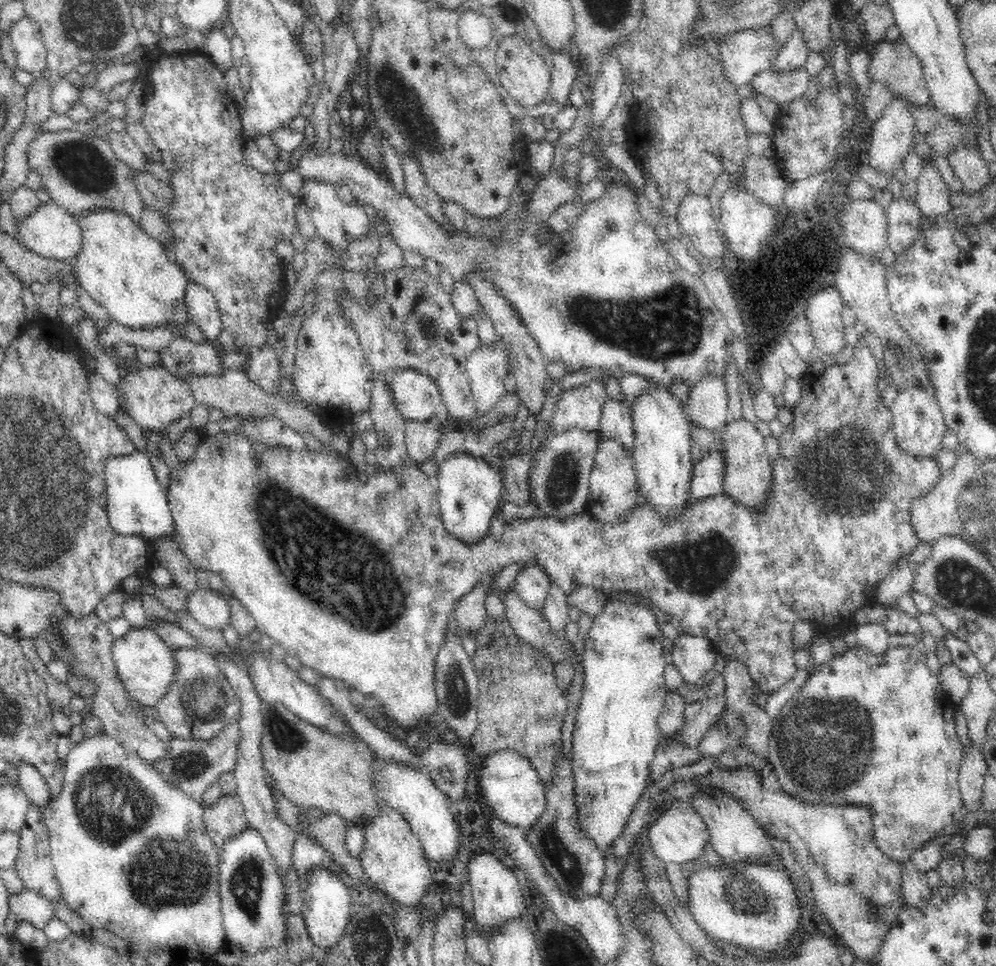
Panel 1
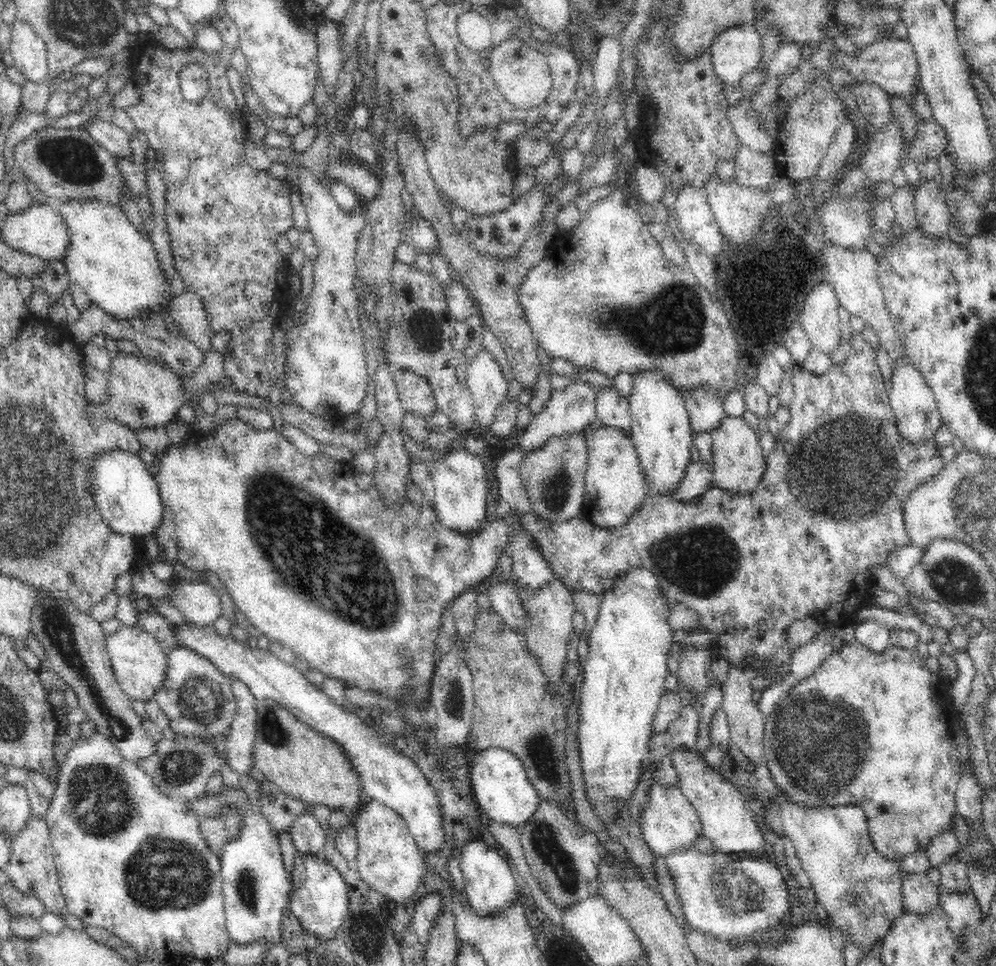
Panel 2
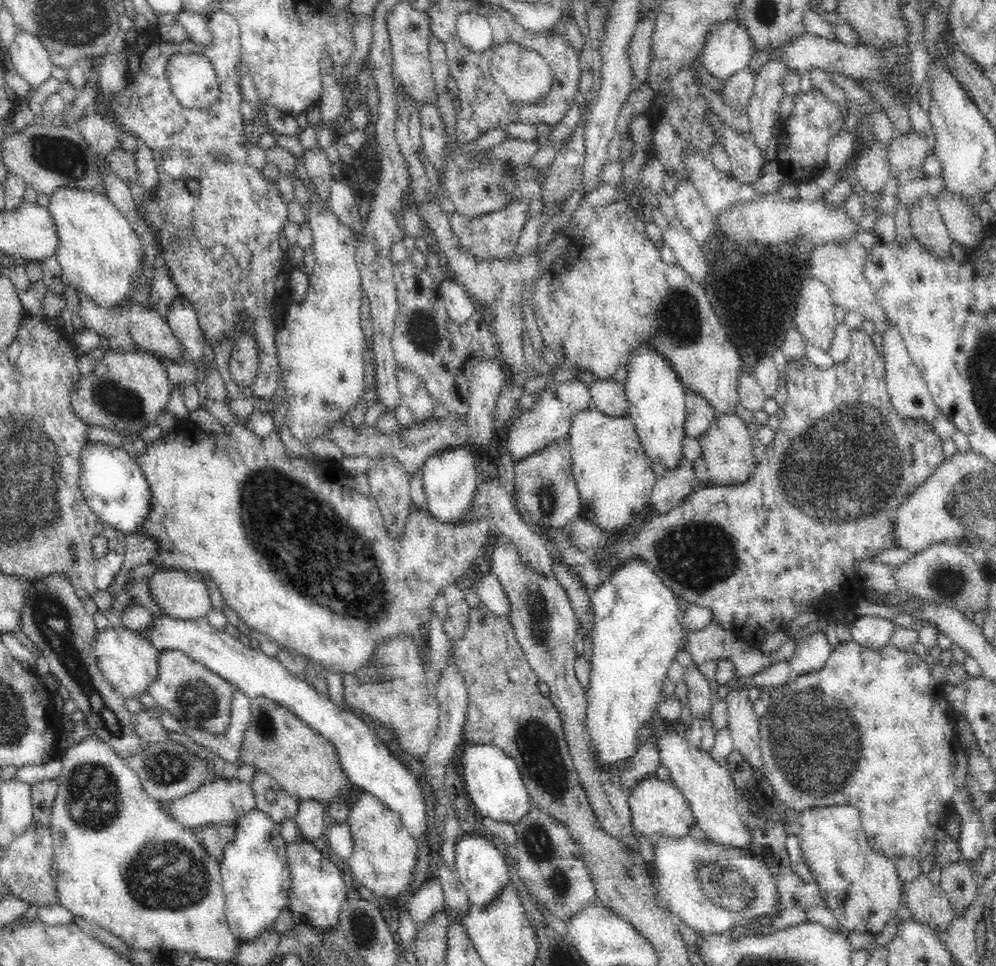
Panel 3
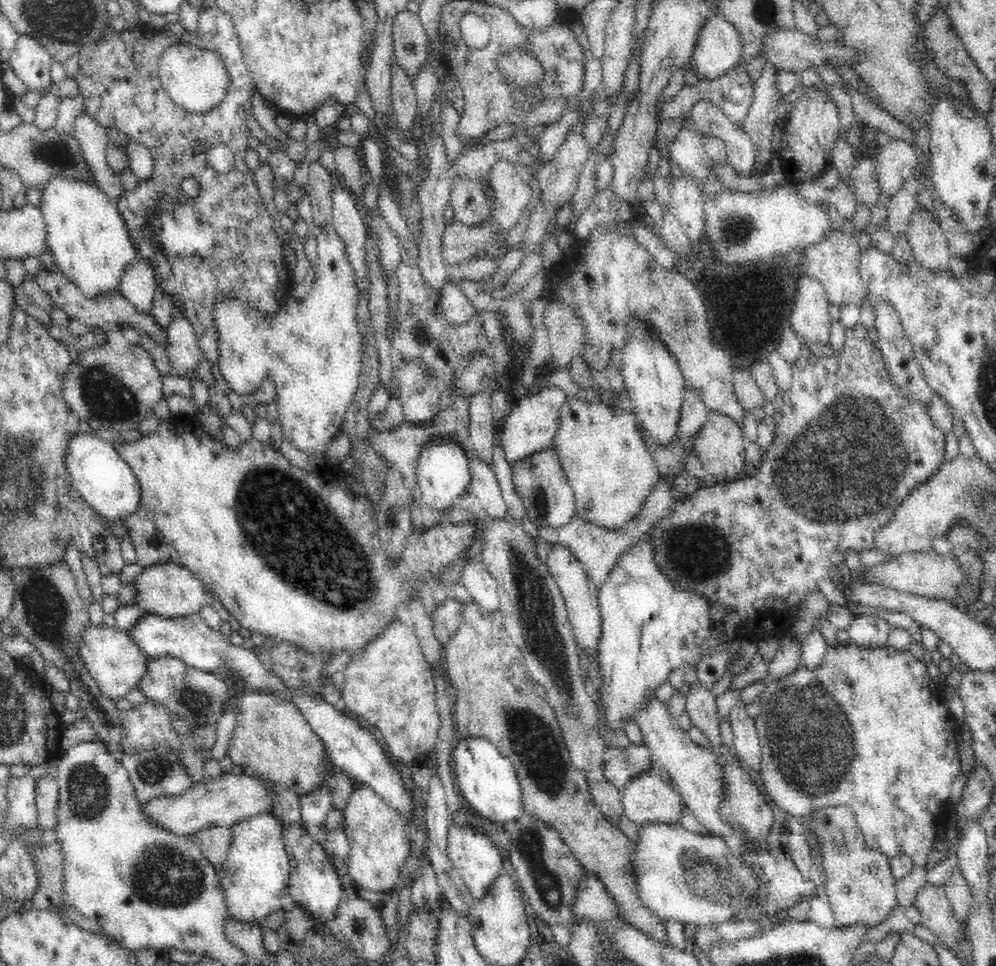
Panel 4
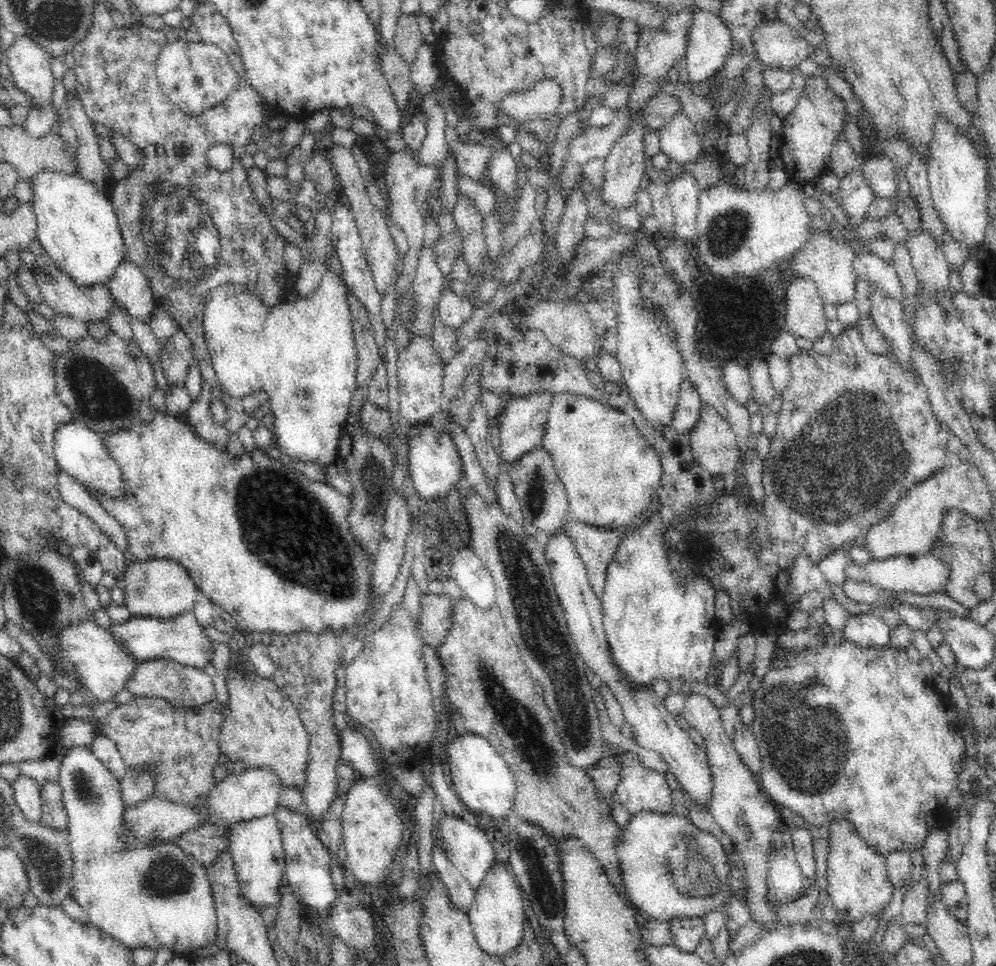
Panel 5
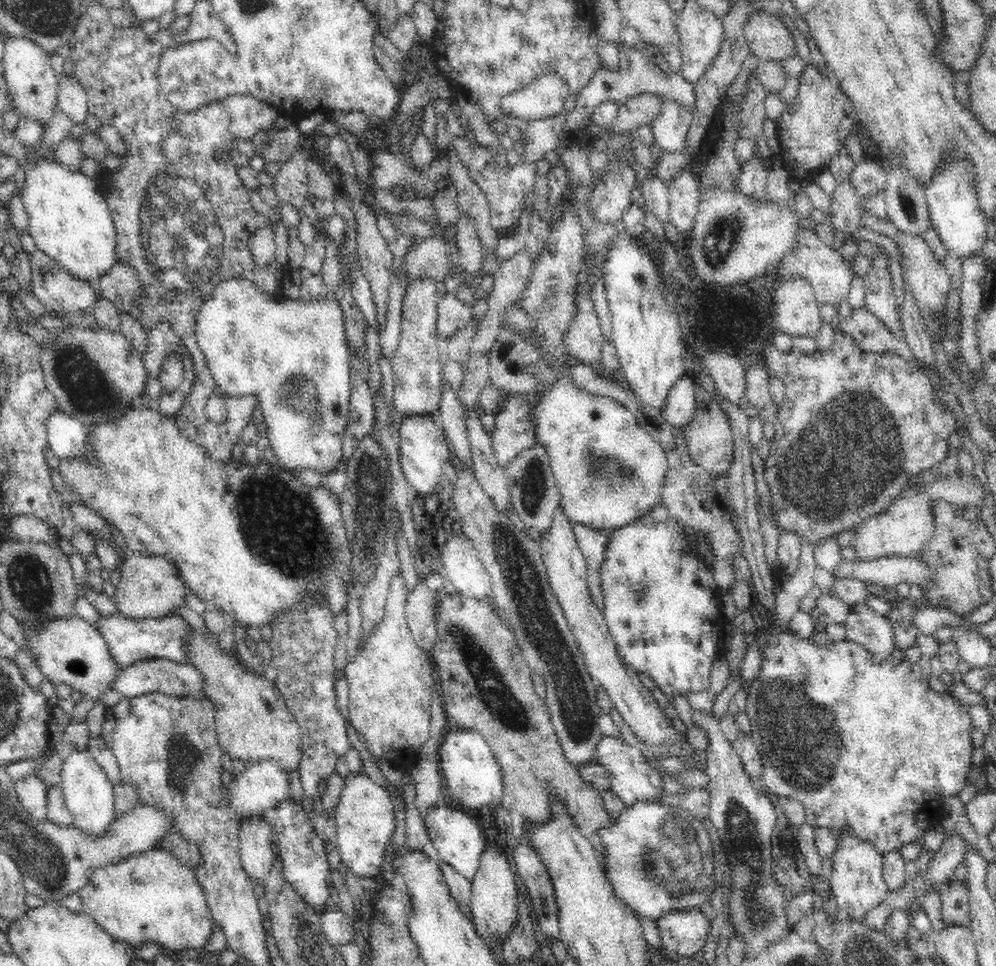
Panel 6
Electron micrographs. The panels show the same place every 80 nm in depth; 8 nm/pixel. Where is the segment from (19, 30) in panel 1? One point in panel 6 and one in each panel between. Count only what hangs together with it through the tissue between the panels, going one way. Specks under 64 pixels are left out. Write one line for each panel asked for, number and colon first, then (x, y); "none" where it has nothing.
2: (29, 52)
3: (29, 56)
4: (31, 62)
5: (30, 64)
6: (31, 83)

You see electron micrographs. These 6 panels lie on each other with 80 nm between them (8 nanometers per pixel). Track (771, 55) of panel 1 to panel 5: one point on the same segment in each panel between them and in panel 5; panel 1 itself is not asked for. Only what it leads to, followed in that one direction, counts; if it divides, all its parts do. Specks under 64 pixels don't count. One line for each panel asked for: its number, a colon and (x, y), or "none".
2: (736, 51)
3: (730, 47)
4: (720, 48)
5: (711, 42)

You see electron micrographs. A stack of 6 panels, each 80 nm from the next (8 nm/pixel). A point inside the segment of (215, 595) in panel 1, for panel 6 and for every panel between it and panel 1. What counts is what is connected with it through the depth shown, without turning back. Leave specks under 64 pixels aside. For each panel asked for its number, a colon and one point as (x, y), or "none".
2: (199, 603)
3: (182, 595)
4: (170, 590)
5: (160, 588)
6: (149, 587)

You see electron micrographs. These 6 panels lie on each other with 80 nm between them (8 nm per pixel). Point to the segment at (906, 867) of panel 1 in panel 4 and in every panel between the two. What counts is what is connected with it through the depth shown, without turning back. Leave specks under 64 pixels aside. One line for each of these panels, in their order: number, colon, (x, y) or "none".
2: (919, 895)
3: (928, 903)
4: (931, 902)

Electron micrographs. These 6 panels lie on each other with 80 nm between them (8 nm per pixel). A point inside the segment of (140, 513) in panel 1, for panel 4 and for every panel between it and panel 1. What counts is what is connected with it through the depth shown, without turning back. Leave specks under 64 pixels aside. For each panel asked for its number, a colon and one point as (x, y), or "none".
2: (128, 497)
3: (114, 485)
4: (104, 479)

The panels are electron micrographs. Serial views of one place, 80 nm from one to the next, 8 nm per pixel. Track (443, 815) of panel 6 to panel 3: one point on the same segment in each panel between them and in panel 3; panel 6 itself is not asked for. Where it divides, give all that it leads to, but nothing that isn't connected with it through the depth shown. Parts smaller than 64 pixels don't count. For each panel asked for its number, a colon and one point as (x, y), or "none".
3: (482, 869)
4: (477, 860)
5: (469, 849)

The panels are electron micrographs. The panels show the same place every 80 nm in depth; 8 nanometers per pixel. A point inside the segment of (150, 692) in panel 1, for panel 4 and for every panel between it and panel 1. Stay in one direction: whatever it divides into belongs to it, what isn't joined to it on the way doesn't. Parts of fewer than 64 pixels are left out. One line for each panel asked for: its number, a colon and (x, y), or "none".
2: (140, 664)
3: (131, 662)
4: (118, 664)

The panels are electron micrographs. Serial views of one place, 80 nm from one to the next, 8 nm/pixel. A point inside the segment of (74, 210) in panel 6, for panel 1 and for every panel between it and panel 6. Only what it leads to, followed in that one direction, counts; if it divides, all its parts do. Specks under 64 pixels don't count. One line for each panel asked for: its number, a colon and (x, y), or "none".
1: (132, 275)
2: (110, 259)
3: (101, 255)
4: (89, 241)
5: (79, 230)

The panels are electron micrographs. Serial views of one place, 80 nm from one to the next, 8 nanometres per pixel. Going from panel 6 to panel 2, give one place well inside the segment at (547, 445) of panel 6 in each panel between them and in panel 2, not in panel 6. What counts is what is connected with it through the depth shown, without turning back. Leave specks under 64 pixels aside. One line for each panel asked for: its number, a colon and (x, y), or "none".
2: (615, 489)
3: (614, 479)
4: (608, 464)
5: (610, 472)

